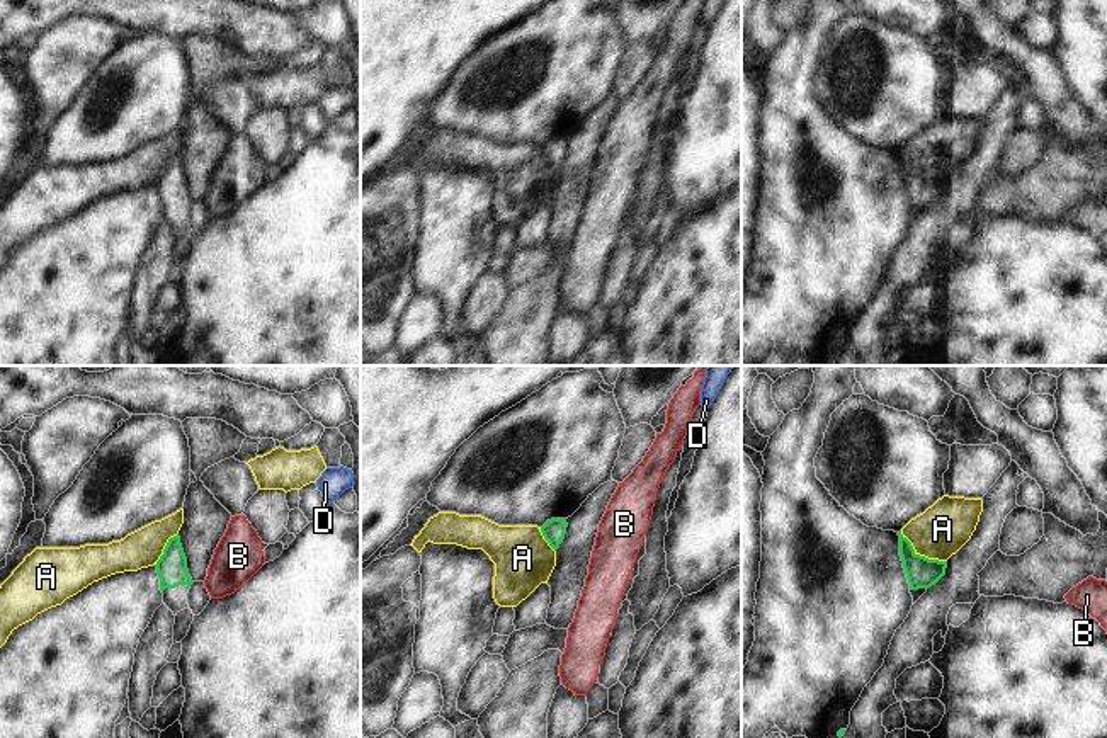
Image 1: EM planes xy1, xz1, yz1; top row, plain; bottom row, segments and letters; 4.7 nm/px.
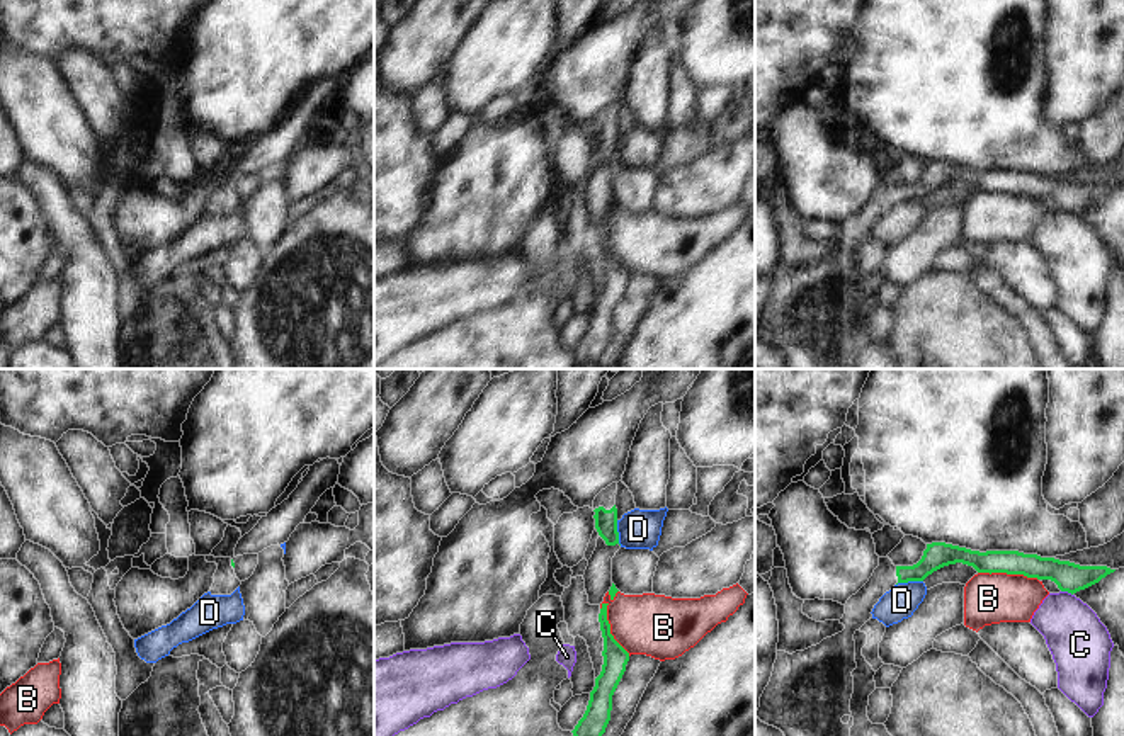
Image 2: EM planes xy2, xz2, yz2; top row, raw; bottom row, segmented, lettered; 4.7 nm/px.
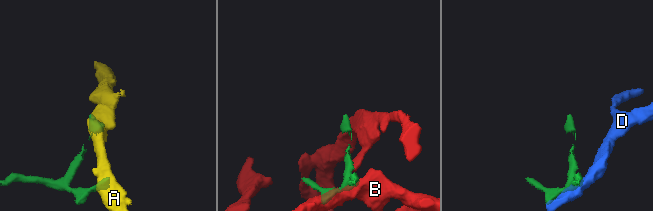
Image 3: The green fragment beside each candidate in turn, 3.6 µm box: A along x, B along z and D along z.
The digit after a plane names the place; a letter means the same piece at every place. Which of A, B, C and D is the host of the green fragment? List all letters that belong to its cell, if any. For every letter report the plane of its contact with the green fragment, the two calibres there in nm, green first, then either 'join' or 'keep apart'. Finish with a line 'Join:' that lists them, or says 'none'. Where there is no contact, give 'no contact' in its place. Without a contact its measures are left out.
A: meets green in yz1; 140 nm thick on the green side, 240 nm on the other; keep apart
B: meets green in xz2; 120 nm thick on the green side, 300 nm on the other; keep apart
C: meets green in yz2; 140 nm thick on the green side, 280 nm on the other; keep apart
D: meets green in yz2; 130 nm thick on the green side, 160 nm on the other; keep apart
Join: none

